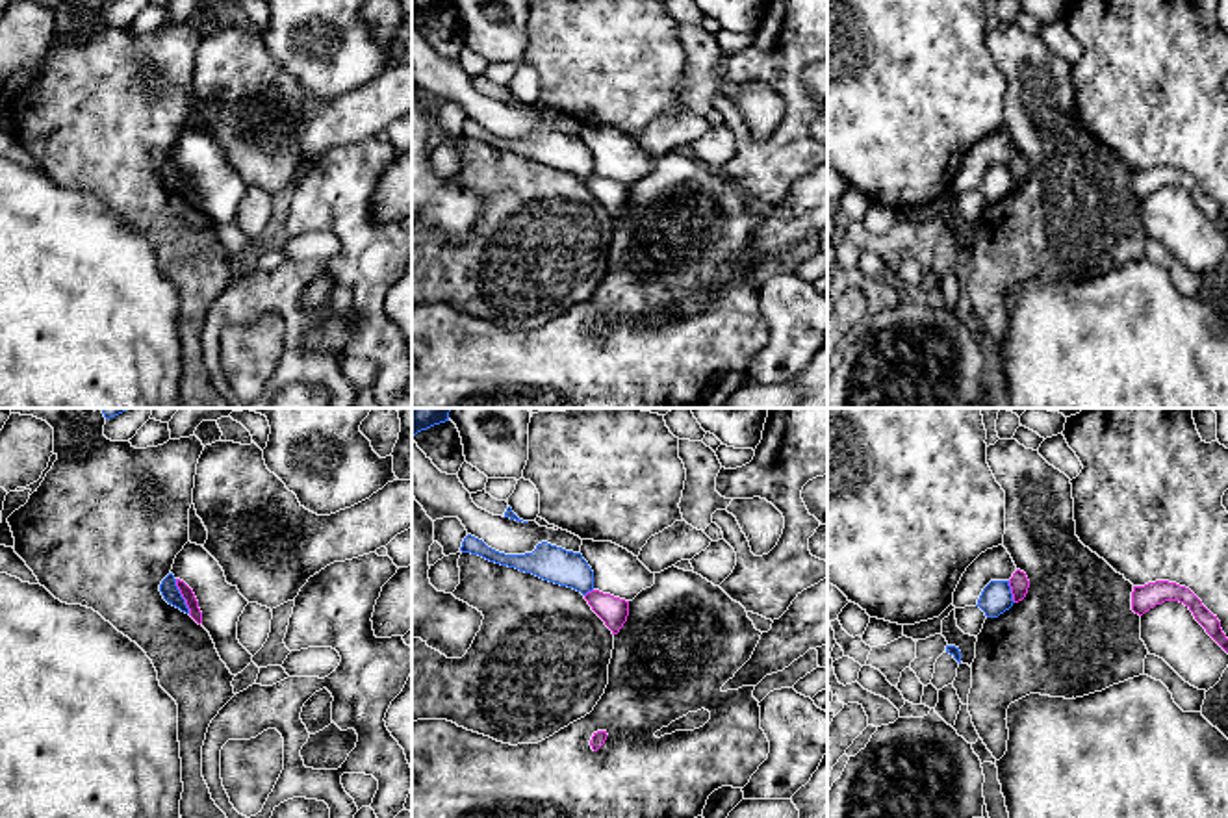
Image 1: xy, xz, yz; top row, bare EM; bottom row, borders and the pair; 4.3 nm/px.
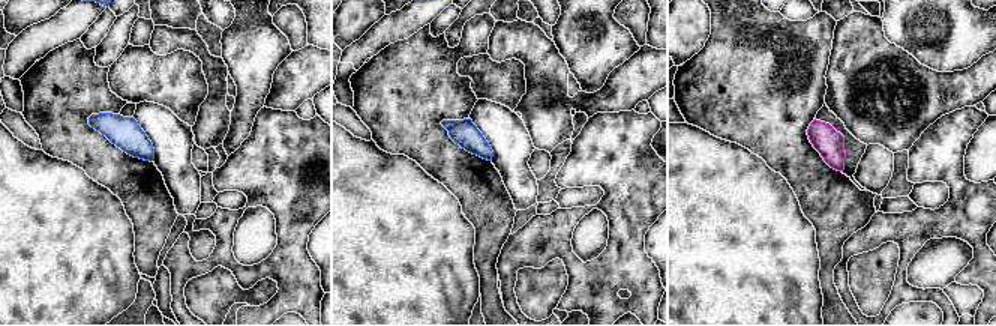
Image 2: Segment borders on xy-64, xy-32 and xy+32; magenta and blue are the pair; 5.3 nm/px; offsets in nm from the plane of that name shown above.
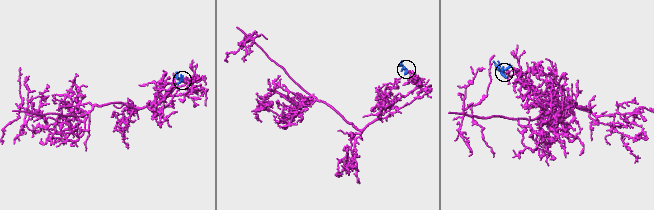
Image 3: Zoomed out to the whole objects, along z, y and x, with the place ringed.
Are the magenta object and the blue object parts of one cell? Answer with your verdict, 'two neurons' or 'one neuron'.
two neurons

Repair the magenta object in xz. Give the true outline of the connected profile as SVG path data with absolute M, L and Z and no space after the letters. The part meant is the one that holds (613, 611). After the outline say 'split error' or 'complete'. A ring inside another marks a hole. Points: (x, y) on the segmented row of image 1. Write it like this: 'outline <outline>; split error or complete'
outline M592 590L584 595L592 610L605 621L605 625L618 634L629 616L629 601Z; complete

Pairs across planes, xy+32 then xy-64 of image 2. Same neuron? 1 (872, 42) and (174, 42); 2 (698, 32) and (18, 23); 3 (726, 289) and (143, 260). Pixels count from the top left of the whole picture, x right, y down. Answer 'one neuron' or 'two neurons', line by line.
1: one neuron
2: one neuron
3: two neurons

